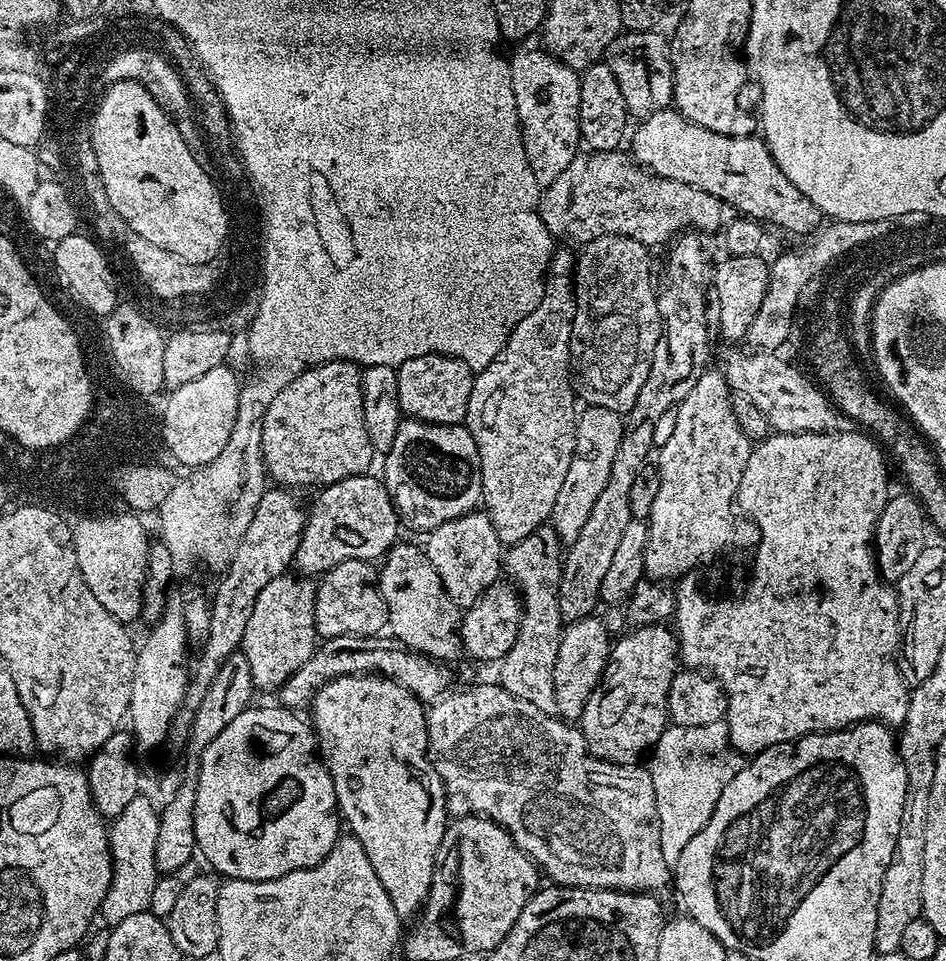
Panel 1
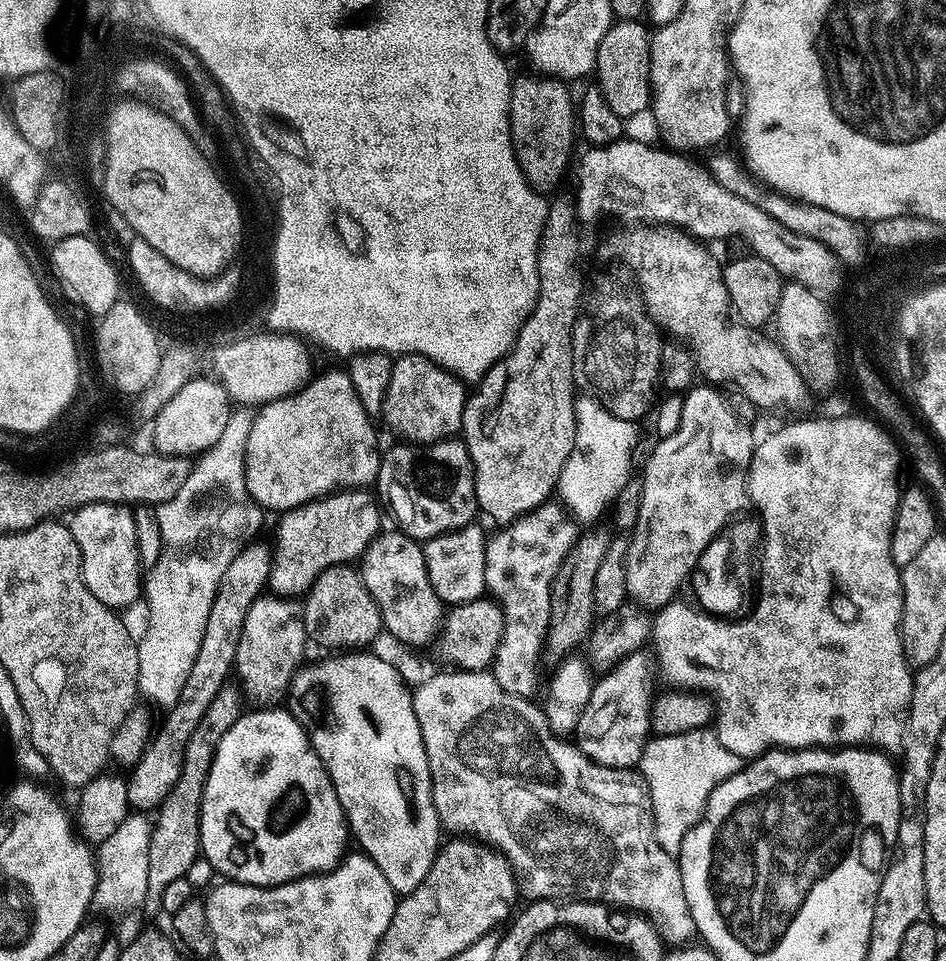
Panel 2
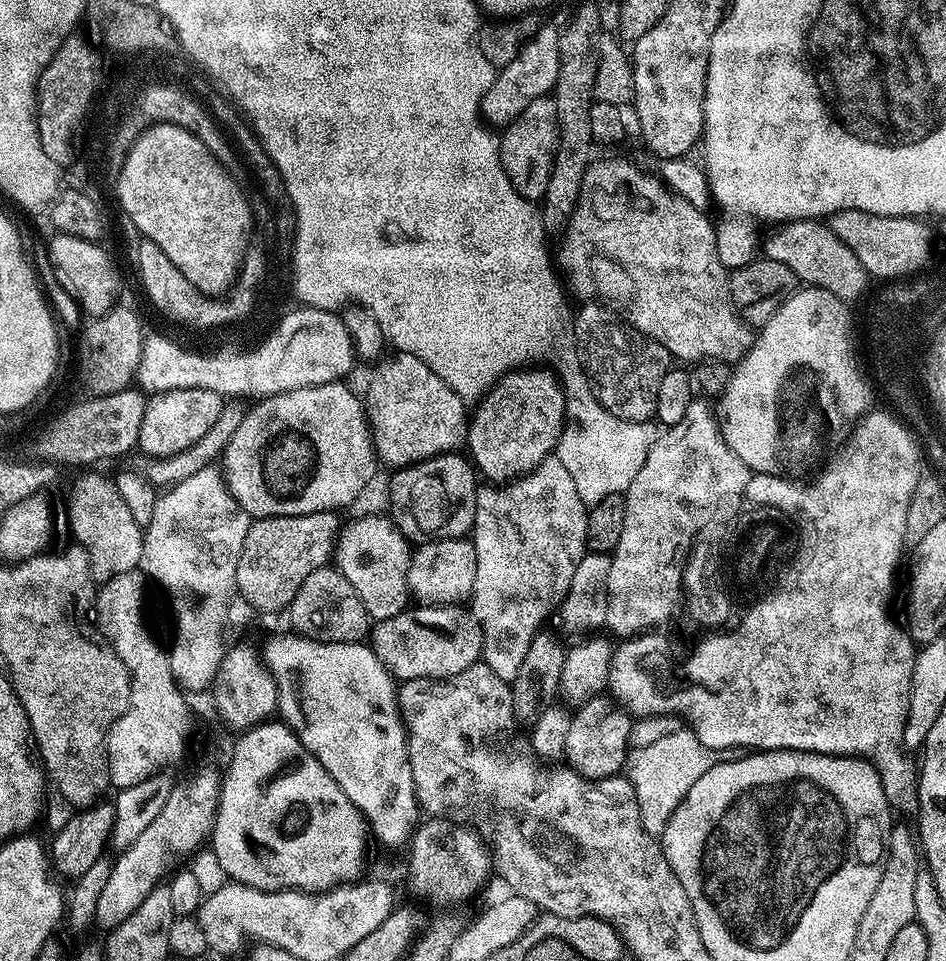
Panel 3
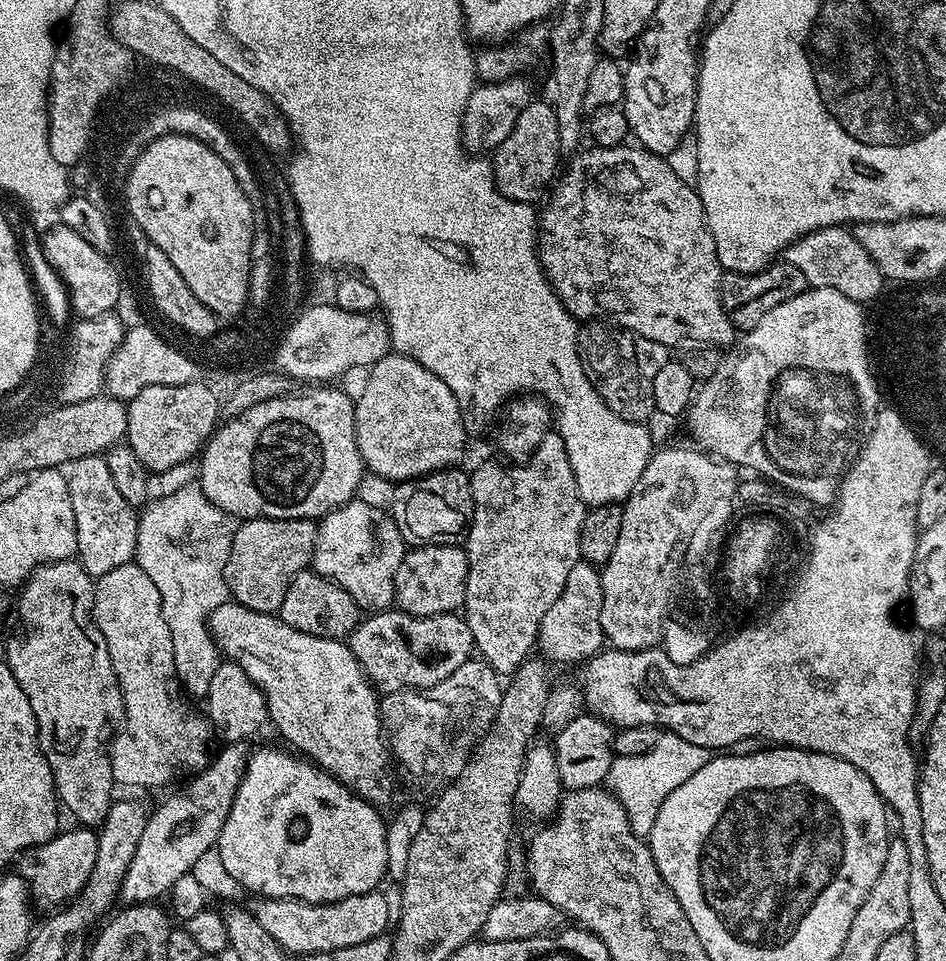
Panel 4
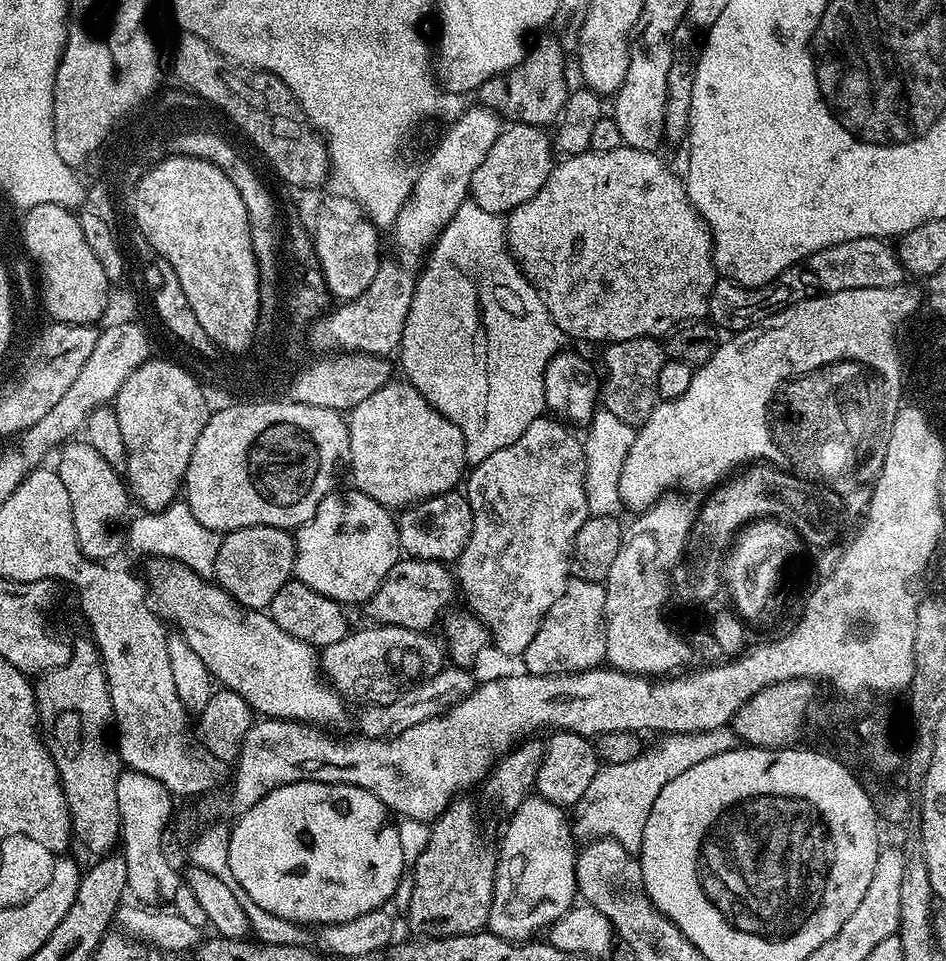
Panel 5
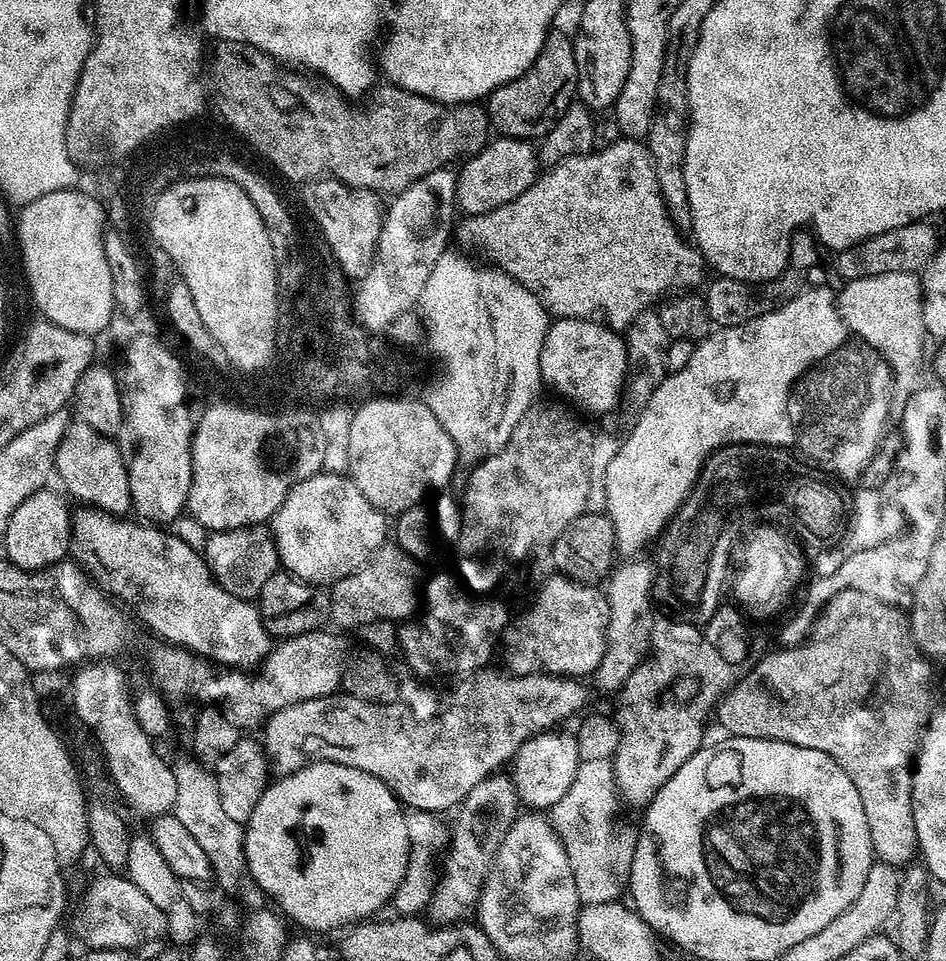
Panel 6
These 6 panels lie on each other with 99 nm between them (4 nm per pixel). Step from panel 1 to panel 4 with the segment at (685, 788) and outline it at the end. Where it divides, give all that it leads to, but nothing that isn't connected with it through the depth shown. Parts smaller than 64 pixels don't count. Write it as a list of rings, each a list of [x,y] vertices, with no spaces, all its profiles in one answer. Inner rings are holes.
[[[661,734],[658,742],[654,742],[654,746],[646,750],[646,754],[616,756],[613,759],[606,784],[626,810],[628,825],[636,836],[648,837],[654,826],[654,818],[658,818],[662,802],[666,802],[666,798],[674,794],[674,790],[678,790],[678,786],[682,786],[686,778],[698,774],[698,770],[702,770],[709,759],[709,749],[694,746],[694,742],[686,742],[686,738],[671,734]]]

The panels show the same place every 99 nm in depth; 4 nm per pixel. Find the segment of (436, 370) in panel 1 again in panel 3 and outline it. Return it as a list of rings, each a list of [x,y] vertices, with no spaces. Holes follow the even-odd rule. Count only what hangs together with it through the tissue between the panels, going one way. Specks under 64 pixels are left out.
[[[396,352],[388,358],[376,368],[381,367],[368,384],[368,397],[362,400],[377,457],[397,469],[444,452],[456,452],[468,434],[470,416],[464,413],[465,400],[414,354]]]

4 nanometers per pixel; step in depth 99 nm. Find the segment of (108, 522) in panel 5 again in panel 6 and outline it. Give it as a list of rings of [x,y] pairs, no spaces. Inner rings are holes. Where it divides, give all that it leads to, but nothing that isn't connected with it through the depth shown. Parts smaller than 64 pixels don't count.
[[[79,422],[69,423],[62,442],[56,451],[55,475],[68,487],[67,495],[73,501],[89,508],[109,512],[111,516],[127,517],[133,511],[128,477],[128,461],[121,445],[113,437],[98,434],[90,426]]]

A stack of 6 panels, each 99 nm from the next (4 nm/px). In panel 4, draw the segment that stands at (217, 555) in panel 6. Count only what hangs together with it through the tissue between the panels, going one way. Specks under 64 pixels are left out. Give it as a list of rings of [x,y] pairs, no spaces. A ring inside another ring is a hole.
[[[316,520],[243,521],[236,529],[224,567],[229,597],[255,612],[279,613],[290,582],[311,565],[317,527]]]

